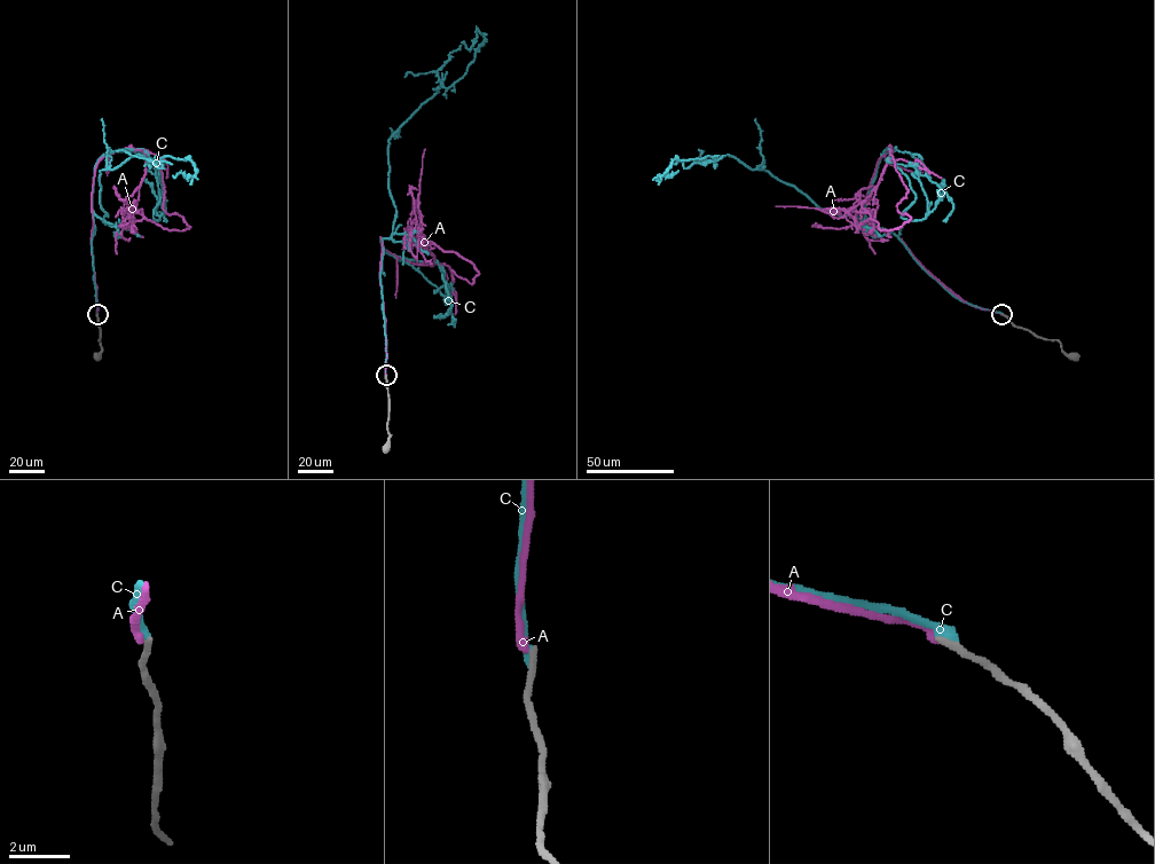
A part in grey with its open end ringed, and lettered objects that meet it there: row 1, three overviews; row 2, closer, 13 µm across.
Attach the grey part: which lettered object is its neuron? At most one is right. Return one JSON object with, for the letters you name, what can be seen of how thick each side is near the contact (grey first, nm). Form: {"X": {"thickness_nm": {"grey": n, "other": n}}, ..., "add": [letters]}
{"add": []}

